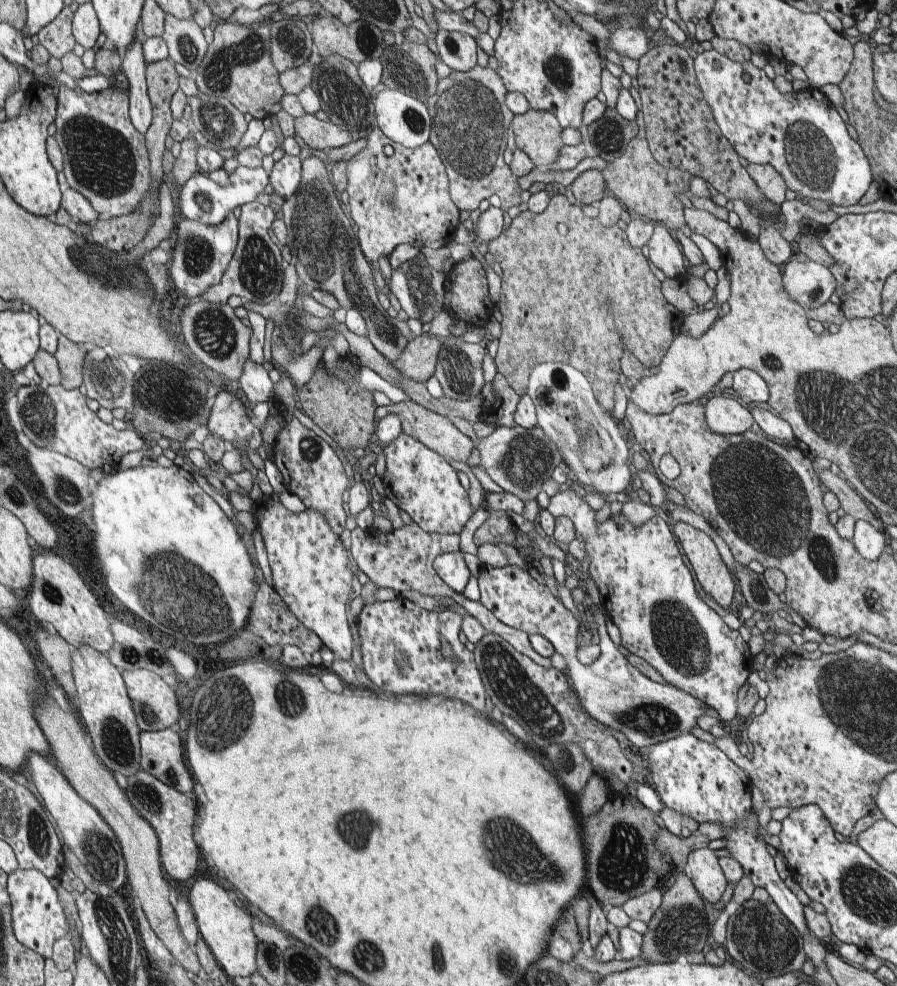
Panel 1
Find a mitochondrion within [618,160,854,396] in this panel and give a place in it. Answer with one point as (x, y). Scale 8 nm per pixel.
(816, 294)

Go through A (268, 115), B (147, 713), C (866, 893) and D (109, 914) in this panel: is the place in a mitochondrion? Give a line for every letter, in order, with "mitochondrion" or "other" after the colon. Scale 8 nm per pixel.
A: other
B: mitochondrion
C: mitochondrion
D: mitochondrion

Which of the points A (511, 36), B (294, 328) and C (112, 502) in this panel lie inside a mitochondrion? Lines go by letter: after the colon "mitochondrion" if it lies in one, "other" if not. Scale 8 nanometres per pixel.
A: other
B: mitochondrion
C: other

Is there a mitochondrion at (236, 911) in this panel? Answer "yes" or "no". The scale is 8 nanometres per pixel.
no

